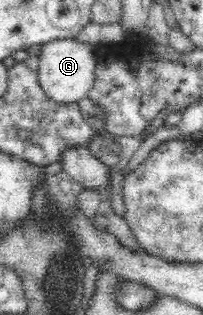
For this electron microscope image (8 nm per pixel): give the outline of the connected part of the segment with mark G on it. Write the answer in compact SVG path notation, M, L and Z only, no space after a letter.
M72 37L43 44L38 55L39 86L57 103L75 103L93 87L95 75L94 45L79 43Z

